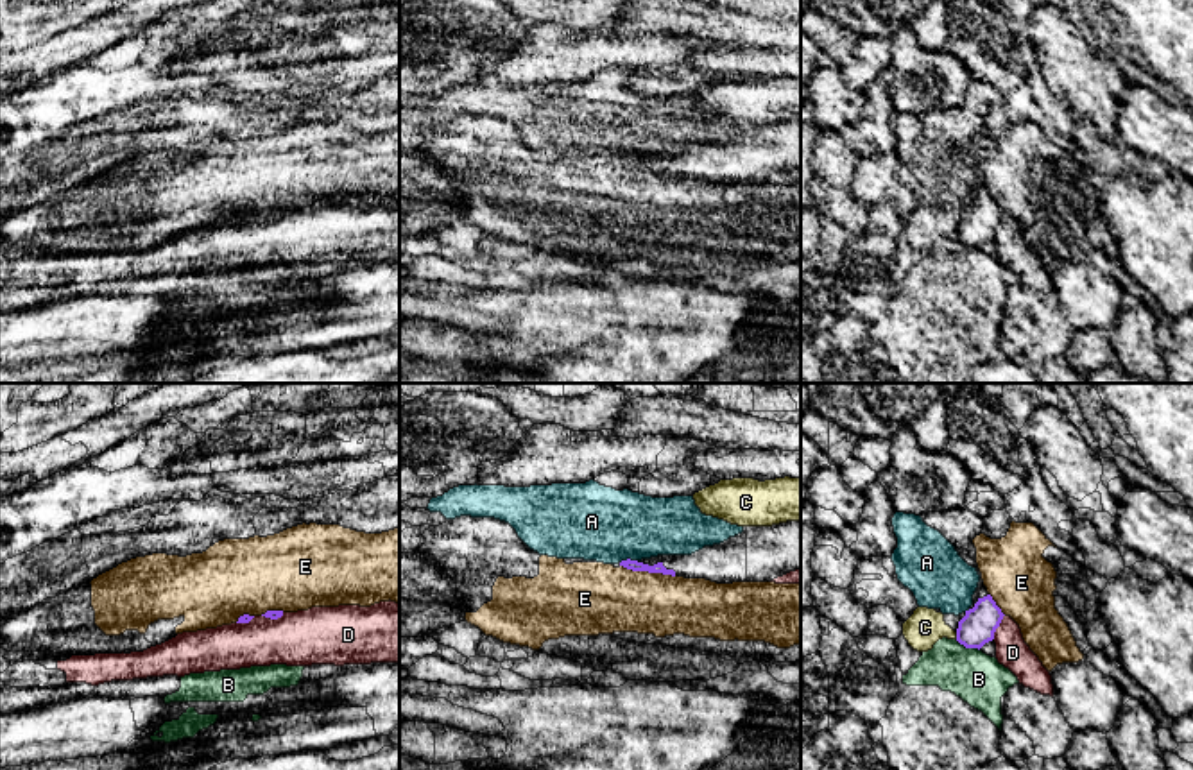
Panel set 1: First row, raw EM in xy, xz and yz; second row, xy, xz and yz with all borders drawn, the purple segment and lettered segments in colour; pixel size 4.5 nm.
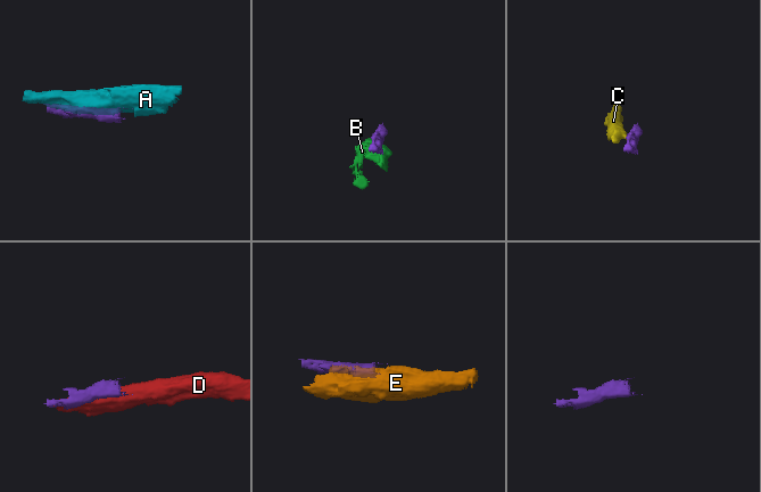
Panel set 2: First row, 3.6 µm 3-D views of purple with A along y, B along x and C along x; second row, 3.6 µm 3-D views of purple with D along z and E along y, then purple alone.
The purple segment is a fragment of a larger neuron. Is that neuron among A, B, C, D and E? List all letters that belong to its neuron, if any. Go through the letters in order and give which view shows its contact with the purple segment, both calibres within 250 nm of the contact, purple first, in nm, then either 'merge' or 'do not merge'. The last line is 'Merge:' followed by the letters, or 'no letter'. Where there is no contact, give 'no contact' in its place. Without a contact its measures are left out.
A: meets purple in xz; 50 nm thick on the purple side, 340 nm on the other; do not merge
B: meets purple in yz; 160 nm thick on the purple side, 240 nm on the other; do not merge
C: meets purple in yz; 160 nm thick on the purple side, 170 nm on the other; do not merge
D: meets purple in yz; 160 nm thick on the purple side, 150 nm on the other; do not merge
E: meets purple in xz; 50 nm thick on the purple side, 320 nm on the other; do not merge
Merge: no letter

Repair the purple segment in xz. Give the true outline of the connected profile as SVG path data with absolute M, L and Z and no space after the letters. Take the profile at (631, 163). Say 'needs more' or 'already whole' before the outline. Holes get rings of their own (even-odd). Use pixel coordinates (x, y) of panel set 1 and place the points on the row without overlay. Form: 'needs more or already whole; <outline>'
needs more; M801 122L743 125L743 131L691 154L657 154L622 159L632 170L706 177L717 183L770 181L801 168Z

